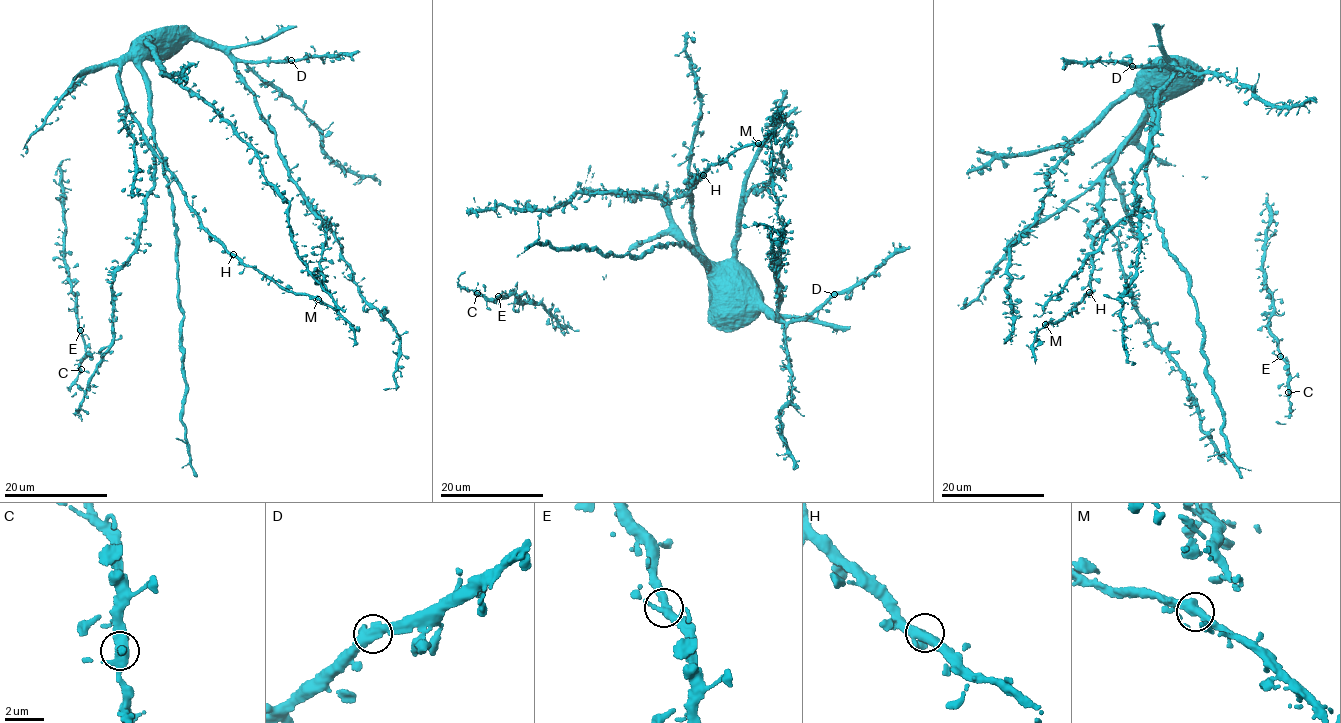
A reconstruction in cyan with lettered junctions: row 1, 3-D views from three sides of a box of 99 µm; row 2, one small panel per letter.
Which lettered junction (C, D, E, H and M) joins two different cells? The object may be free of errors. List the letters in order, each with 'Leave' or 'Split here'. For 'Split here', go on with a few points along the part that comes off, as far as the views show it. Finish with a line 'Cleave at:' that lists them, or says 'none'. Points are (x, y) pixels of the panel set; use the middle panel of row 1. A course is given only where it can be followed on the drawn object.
C: Leave
D: Leave
E: Leave
H: Leave
M: Leave
Cleave at: none

